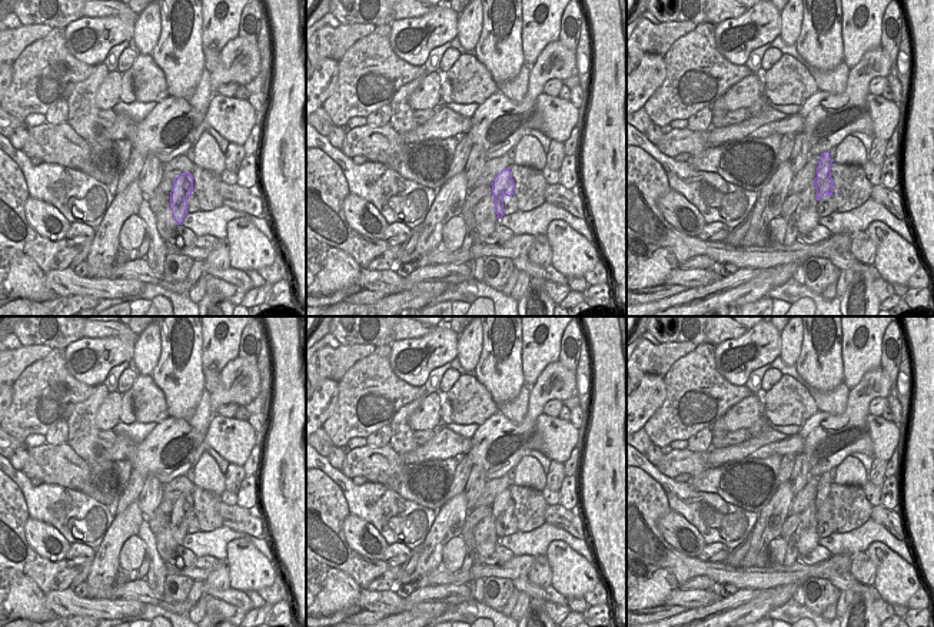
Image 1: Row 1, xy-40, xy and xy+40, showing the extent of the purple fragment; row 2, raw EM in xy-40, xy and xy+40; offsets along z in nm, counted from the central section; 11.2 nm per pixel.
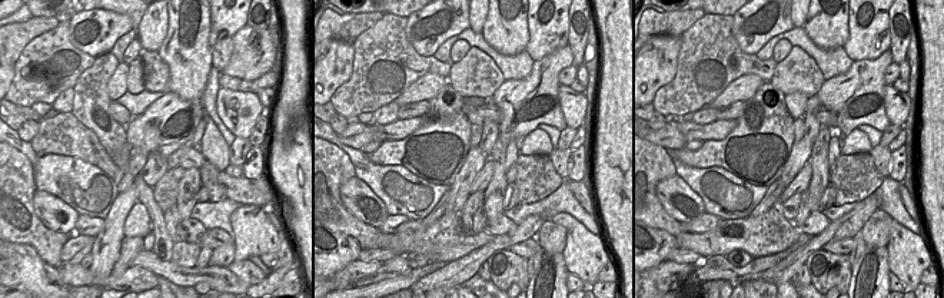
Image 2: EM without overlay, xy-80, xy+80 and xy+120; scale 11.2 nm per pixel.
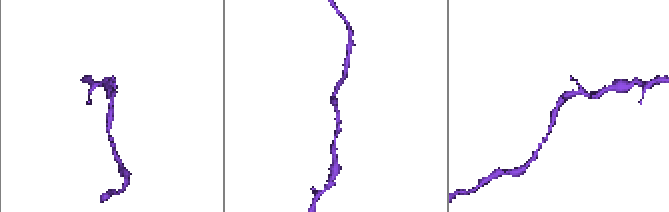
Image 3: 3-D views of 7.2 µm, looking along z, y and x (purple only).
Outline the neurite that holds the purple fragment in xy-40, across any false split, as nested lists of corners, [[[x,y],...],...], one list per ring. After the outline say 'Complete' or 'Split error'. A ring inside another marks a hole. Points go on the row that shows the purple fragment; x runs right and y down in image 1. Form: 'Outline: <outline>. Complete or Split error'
Outline: [[[183,173],[173,182],[170,192],[170,209],[176,225],[182,225],[183,218],[187,215],[187,198],[193,192],[193,176],[192,173]]]. Complete

